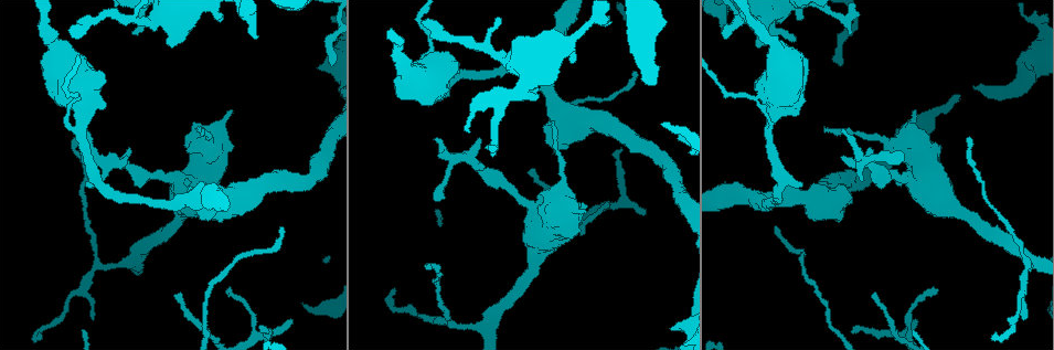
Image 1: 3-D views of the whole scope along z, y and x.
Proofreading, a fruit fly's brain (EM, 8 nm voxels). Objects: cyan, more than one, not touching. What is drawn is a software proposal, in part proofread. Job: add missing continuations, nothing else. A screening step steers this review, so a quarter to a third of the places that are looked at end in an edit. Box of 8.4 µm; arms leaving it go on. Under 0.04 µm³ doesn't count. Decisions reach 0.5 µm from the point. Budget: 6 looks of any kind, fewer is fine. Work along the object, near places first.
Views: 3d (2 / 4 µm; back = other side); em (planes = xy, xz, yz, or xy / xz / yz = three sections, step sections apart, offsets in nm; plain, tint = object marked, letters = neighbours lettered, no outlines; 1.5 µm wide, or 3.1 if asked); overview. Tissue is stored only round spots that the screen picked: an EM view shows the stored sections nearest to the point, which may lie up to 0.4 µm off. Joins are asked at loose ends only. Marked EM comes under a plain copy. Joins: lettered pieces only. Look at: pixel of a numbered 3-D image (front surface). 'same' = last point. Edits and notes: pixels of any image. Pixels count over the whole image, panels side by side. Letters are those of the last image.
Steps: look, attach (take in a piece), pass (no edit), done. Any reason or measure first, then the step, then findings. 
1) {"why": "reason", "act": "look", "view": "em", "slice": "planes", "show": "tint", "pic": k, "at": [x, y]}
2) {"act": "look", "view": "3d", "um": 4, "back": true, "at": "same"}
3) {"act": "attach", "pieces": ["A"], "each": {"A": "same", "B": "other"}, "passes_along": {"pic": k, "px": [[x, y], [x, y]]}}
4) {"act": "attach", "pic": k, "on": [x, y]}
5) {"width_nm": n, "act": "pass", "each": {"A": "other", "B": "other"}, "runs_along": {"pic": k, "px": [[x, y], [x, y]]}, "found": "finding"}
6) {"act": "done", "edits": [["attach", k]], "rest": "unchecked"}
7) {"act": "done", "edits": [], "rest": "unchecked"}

{"why": "branch stops here", "act": "look", "view": "em", "slice": "xy", "step": 4, "show": "tint", "pic": 1, "at": [758, 48]}

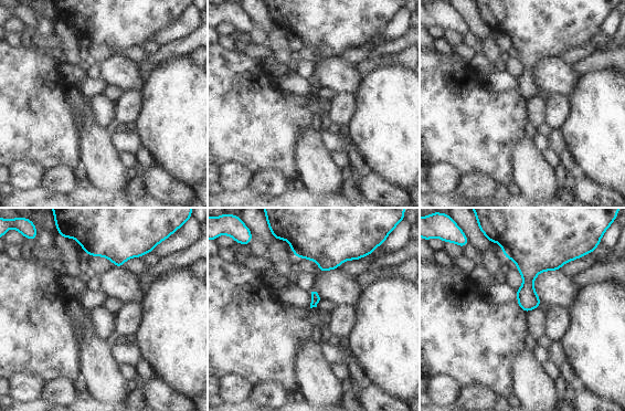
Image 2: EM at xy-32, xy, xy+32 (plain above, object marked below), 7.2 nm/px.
{"why": "what lies round it", "act": "look", "view": "em", "slice": "xy", "step": 4, "show": "letters", "at": "same"}

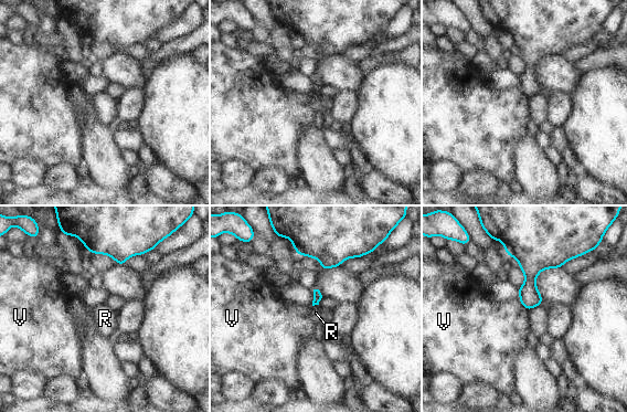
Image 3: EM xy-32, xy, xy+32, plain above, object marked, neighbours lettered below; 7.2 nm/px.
{"act": "pass", "each": {"R": "other", "V": "other"}, "border": {"pic": 3, "px": [[519, 302], [528, 310]]}, "found": "none of them fits"}

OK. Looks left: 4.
{"why": "an open end", "act": "look", "view": "em", "slice": "planes", "show": "letters", "pic": 1, "at": [900, 153]}

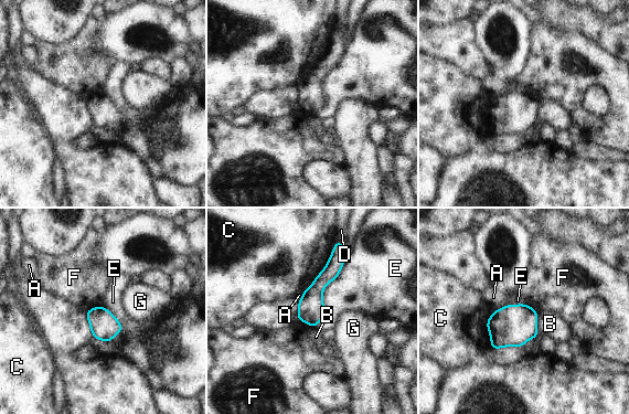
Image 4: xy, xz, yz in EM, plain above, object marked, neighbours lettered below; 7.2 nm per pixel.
{"act": "pass", "each": {"A": "other", "B": "other", "C": "other", "D": "other", "E": "other", "F": "other", "G": "other"}, "runs_along": {"pic": 4, "px": [[336, 252], [312, 295], [312, 322]]}, "found": "no lettered piece goes on from it"}

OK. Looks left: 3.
{"why": "branch stops here", "act": "look", "view": "3d", "um": 4, "back": true, "pic": 1, "at": [800, 182]}

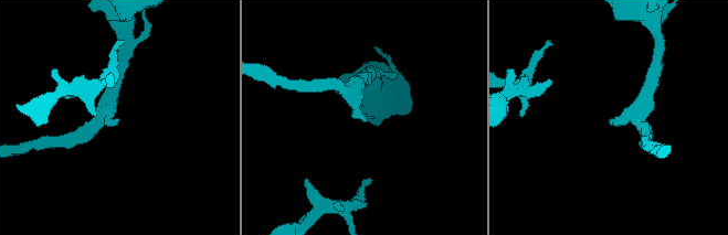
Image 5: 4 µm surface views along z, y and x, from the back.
{"why": "shape alone is not enough", "act": "look", "view": "em", "slice": "xy", "step": 8, "show": "letters", "pic": 5, "at": [116, 119]}

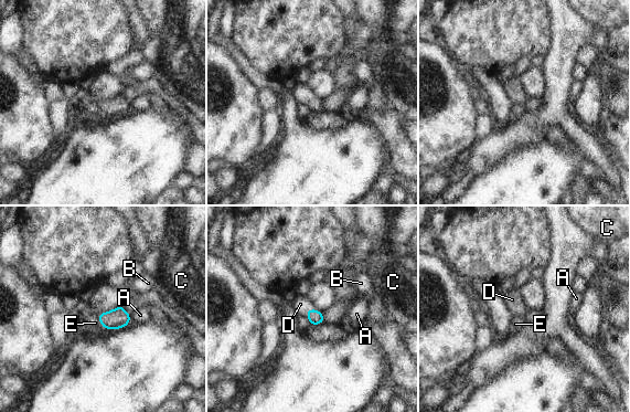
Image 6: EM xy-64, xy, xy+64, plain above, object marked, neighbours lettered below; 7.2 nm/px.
{"why": "cut it another way", "act": "look", "view": "em", "slice": "planes", "show": "letters", "at": "same"}

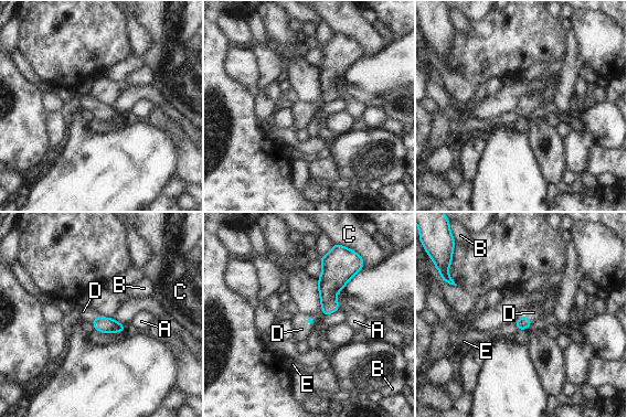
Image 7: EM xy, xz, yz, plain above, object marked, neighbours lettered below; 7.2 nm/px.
{"act": "attach", "pieces": ["D"], "each": {"A": "other", "B": "other", "C": "other", "D": "same", "E": "other"}, "found": "it goes on there"}

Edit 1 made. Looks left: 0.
{"act": "done", "edits": [["attach", 7]], "rest": "unchecked"}

